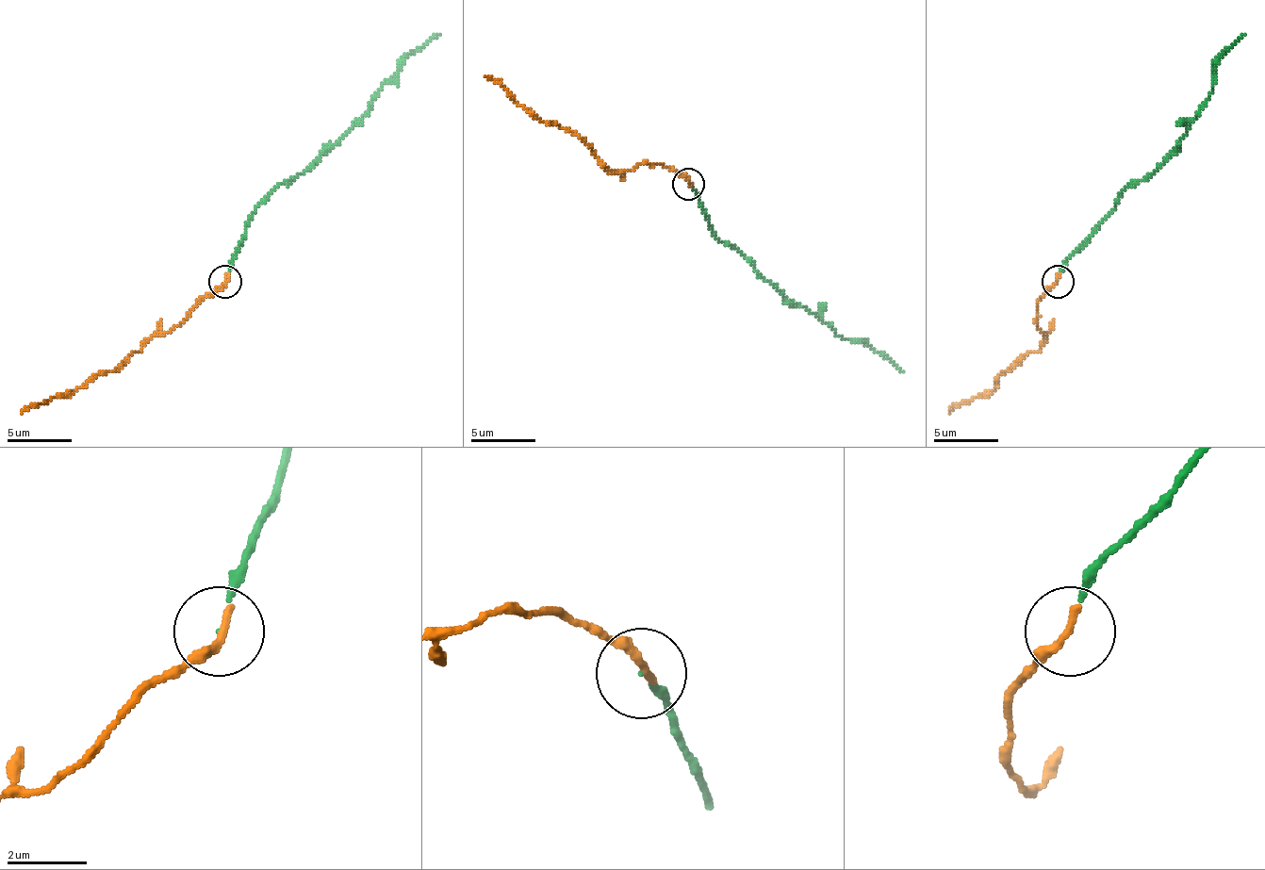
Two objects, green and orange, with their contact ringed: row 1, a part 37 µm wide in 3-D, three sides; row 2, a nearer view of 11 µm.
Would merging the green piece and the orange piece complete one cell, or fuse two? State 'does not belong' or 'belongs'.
does not belong

